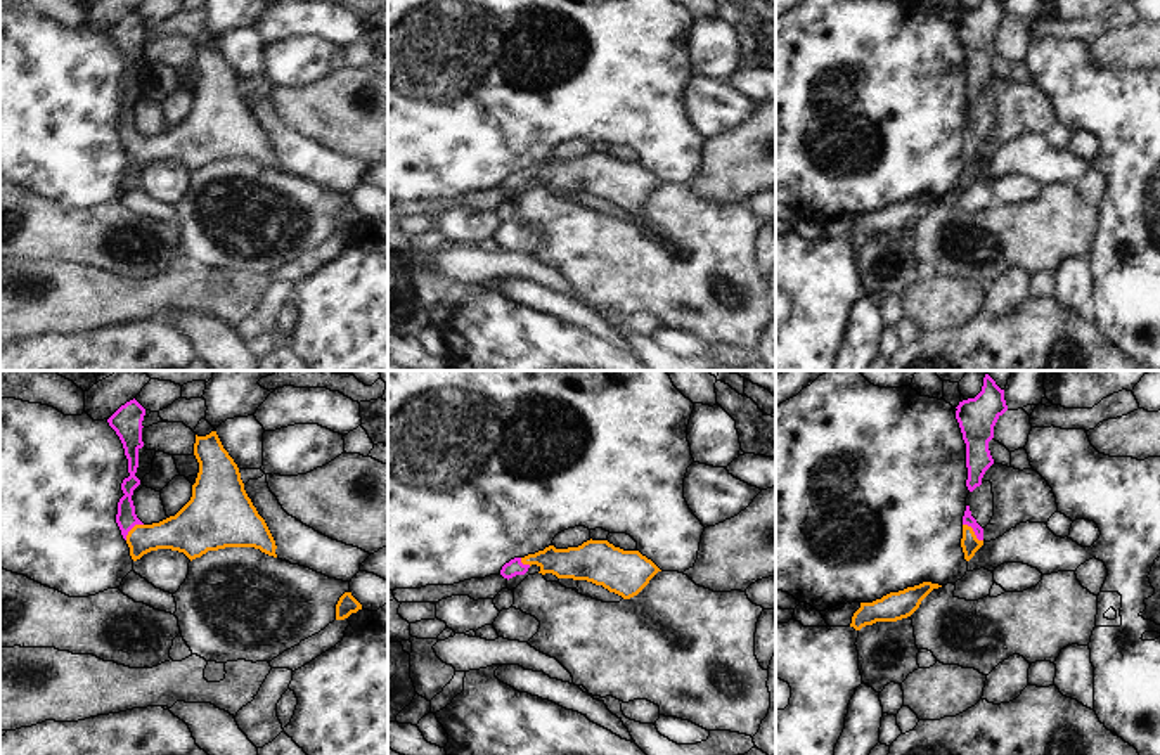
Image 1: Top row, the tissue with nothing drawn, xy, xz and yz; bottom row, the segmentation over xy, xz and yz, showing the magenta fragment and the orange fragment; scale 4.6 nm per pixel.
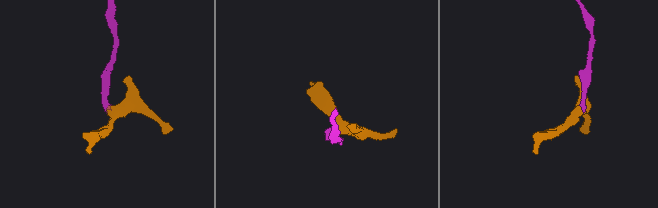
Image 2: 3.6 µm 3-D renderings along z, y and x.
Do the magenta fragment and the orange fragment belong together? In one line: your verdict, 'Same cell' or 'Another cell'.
Same cell

